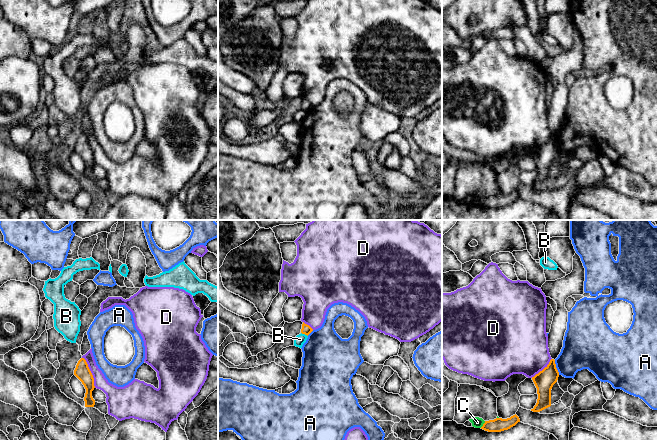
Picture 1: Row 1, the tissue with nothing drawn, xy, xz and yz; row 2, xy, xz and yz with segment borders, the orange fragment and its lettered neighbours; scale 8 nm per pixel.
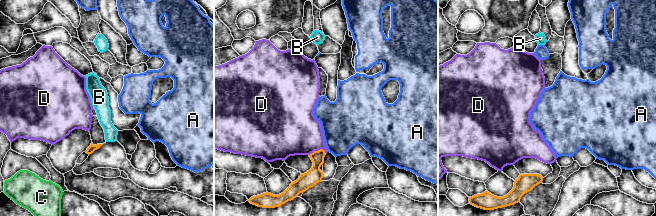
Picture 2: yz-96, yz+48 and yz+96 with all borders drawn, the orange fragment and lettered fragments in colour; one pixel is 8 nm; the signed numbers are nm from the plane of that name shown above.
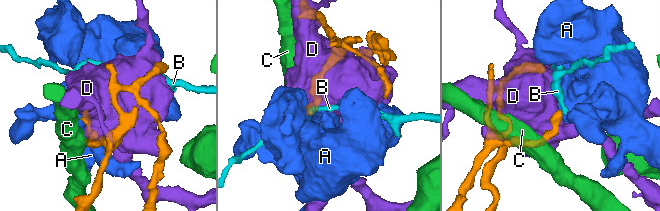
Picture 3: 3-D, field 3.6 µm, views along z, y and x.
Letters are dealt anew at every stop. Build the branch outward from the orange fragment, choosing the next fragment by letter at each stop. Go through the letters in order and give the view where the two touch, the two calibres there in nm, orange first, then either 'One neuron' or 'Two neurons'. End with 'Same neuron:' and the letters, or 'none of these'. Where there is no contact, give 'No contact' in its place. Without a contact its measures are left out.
A: Touches orange in yz. Thickness 160 nm (orange) against 300 nm. Two neurons
B: Touches orange in xz. Thickness 80 nm (orange) against 90 nm. Two neurons
C: Touches orange in yz. Thickness 110 nm (orange) against 90 nm. Two neurons
D: Touches orange in xy. Thickness 120 nm (orange) against 130 nm. Two neurons
Same neuron: none of these

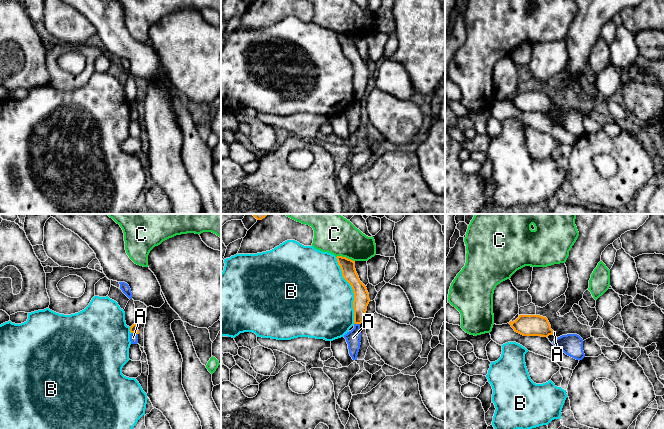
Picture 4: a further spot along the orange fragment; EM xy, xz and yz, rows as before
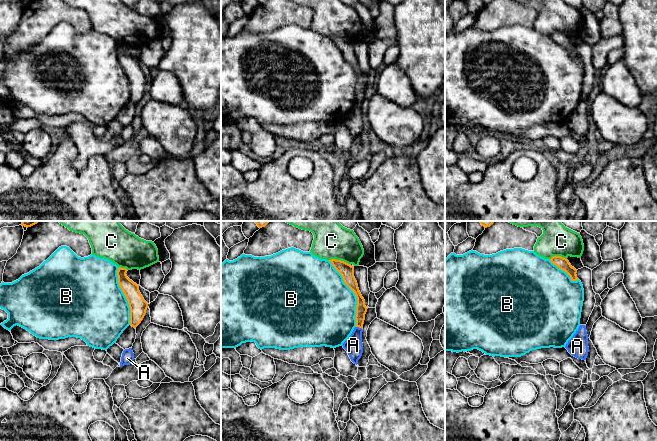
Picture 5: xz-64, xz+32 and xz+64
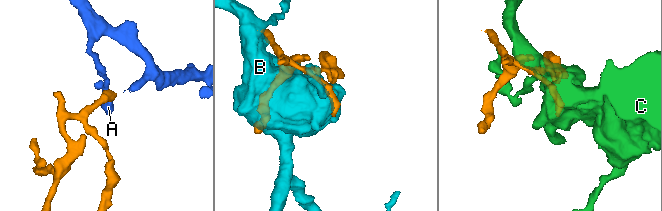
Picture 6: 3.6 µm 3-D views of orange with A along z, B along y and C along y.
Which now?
A: Touches orange in xy. Thickness 60 nm (orange) against 60 nm. Two neurons
B: Touches orange in xz. Thickness 130 nm (orange) against 460 nm. Two neurons
C: Touches orange in xz. Thickness 120 nm (orange) against 260 nm. Two neurons
Same neuron: none of these

